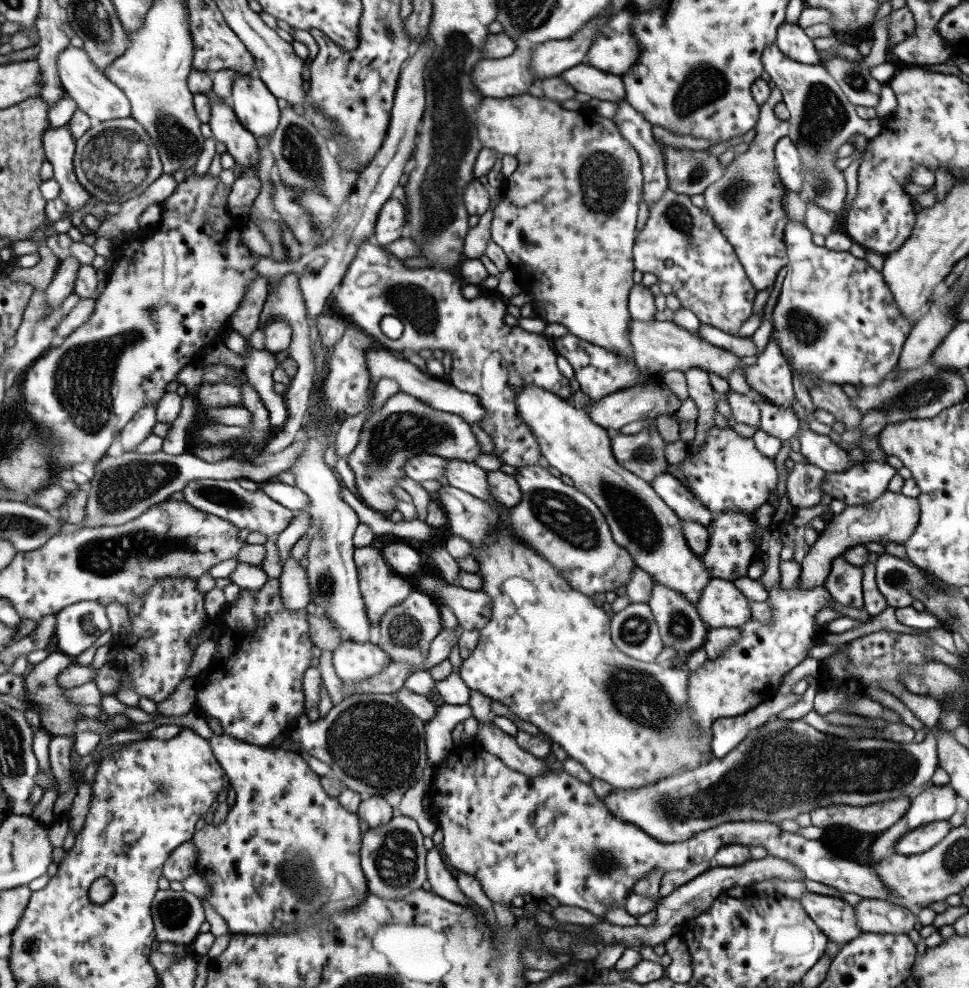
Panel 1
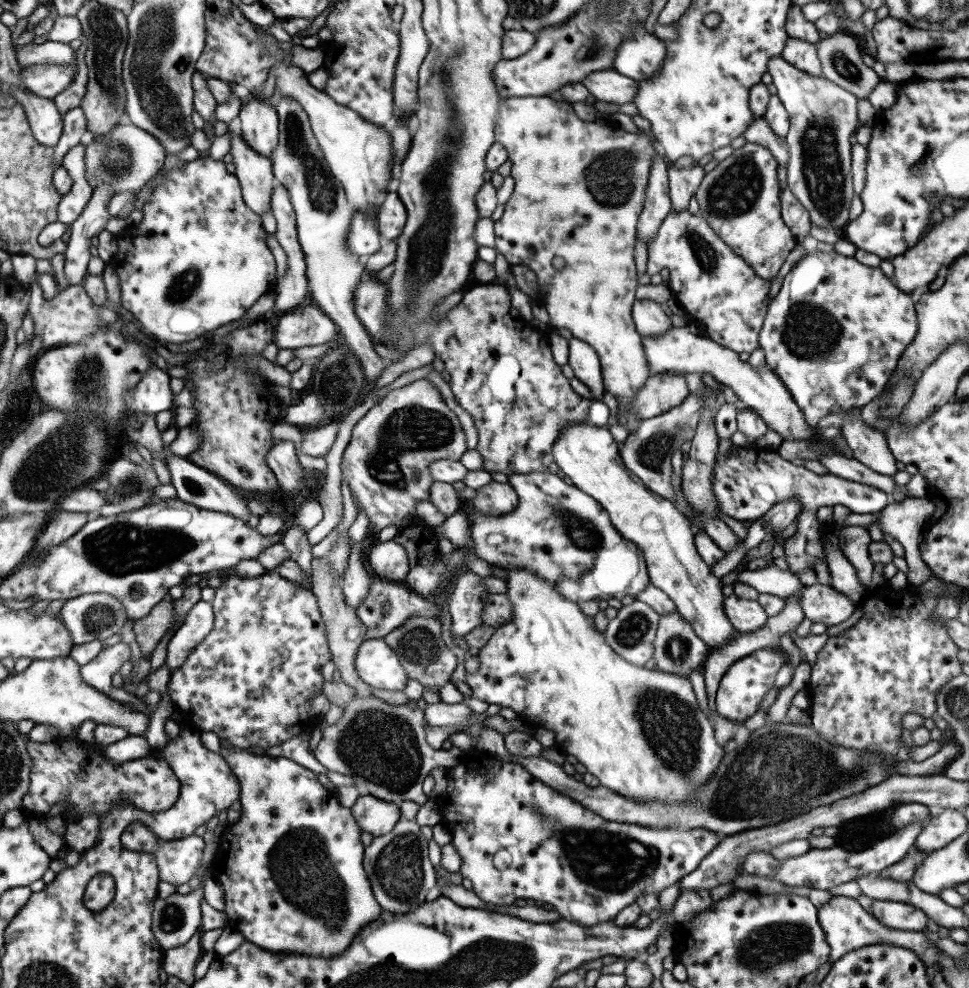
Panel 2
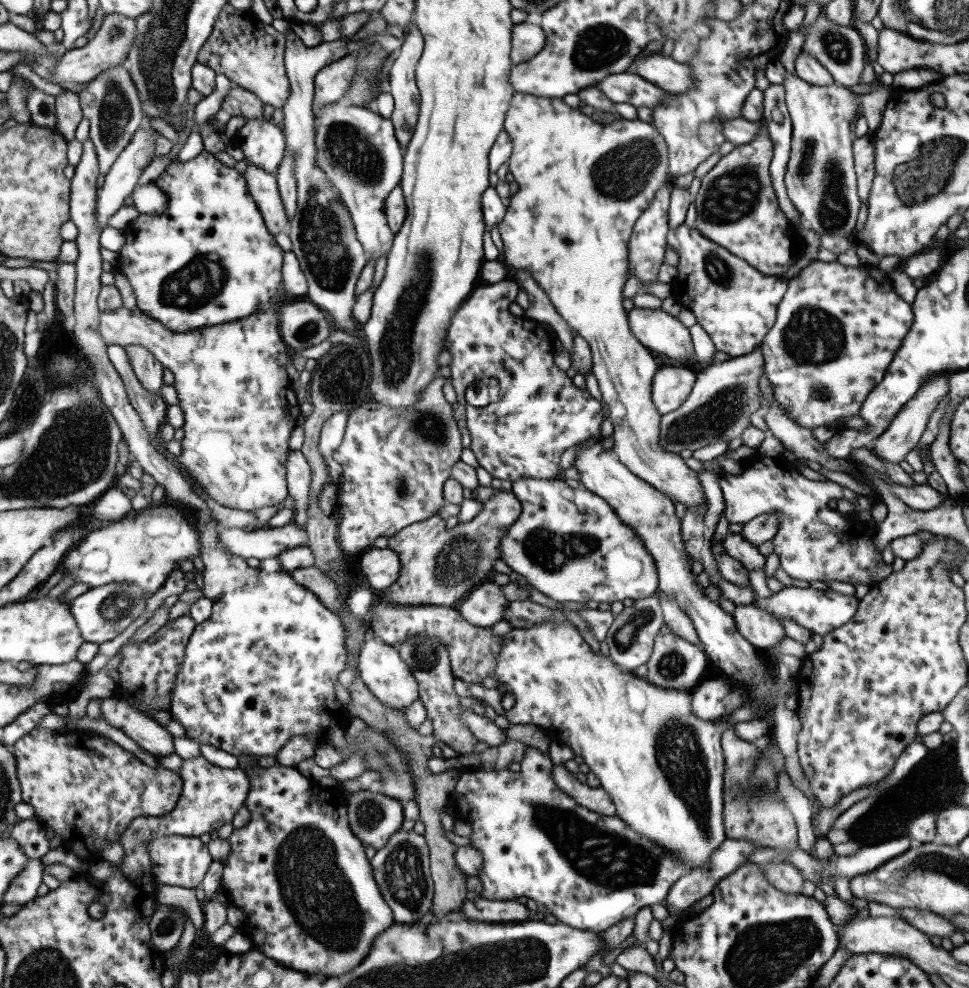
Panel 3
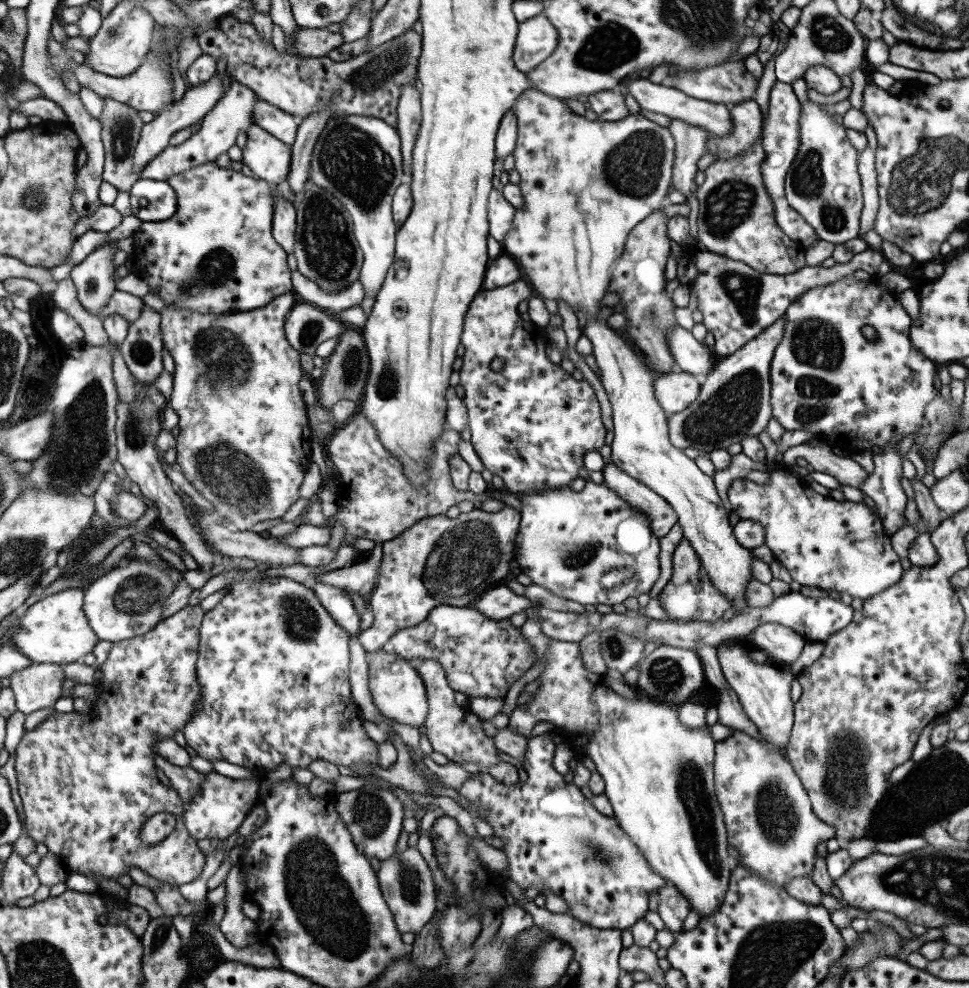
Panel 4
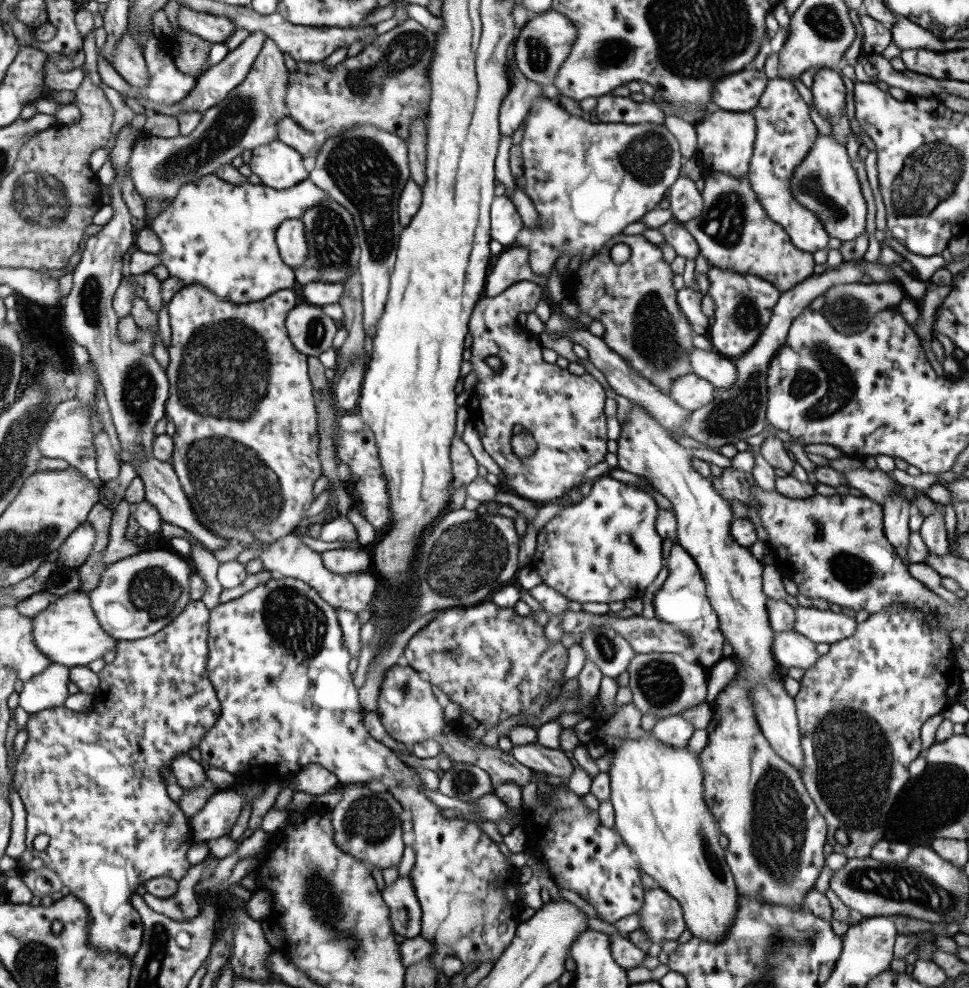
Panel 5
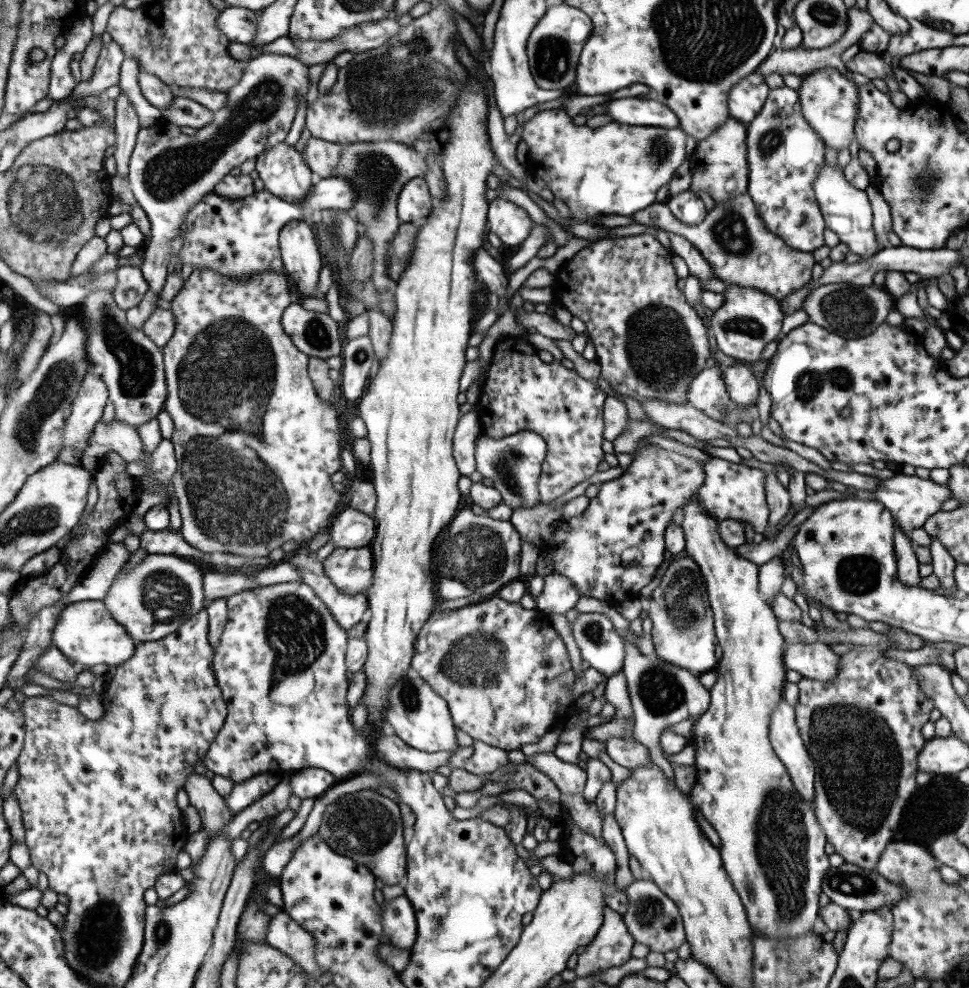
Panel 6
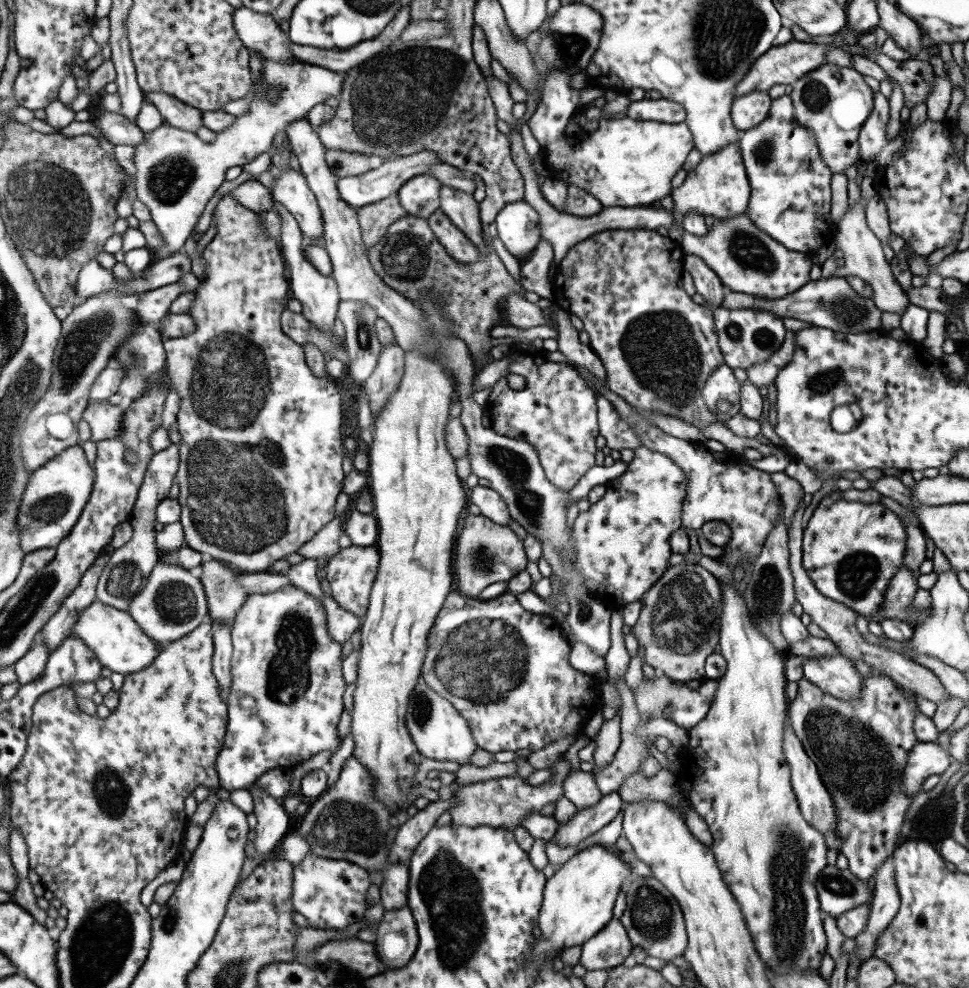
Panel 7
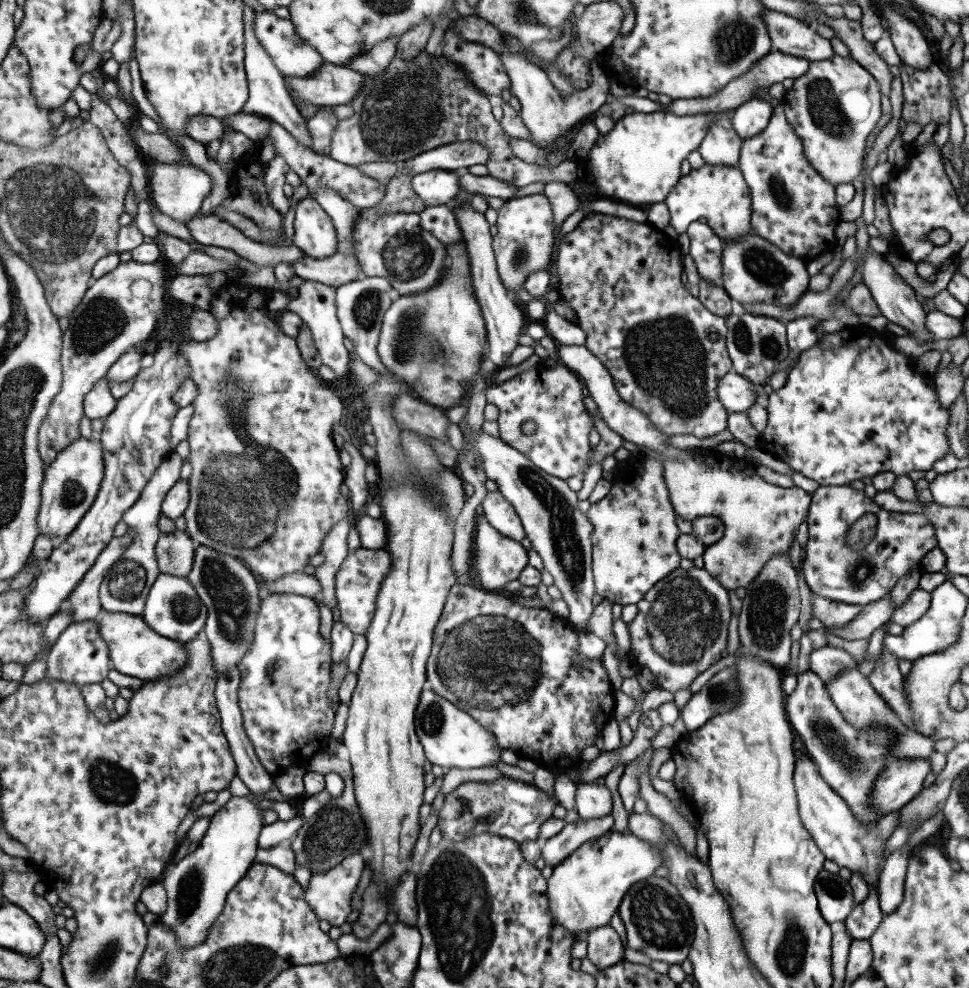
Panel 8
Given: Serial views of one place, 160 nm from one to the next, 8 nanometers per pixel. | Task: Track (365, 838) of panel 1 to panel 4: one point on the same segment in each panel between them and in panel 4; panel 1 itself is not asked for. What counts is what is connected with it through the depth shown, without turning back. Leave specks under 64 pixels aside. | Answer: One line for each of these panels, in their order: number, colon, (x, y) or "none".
2: (400, 875)
3: (401, 868)
4: (405, 881)

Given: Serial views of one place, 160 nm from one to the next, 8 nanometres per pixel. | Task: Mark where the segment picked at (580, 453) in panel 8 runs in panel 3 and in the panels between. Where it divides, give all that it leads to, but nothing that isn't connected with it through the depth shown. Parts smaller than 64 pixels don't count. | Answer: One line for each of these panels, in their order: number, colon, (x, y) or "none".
3: (538, 414)
4: (530, 423)
5: (564, 414)
6: (520, 392)
7: (555, 412)

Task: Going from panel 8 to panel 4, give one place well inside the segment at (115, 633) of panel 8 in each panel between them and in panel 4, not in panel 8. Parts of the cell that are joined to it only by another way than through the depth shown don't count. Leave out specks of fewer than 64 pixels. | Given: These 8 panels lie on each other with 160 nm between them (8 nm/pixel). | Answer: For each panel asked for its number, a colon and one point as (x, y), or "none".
4: (56, 630)
5: (69, 632)
6: (86, 632)
7: (121, 645)

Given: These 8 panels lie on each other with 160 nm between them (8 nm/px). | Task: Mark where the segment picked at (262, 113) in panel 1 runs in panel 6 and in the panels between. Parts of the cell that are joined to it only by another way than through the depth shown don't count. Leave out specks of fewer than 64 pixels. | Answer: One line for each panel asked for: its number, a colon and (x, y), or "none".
2: (258, 121)
3: (261, 142)
4: (268, 158)
5: (278, 166)
6: (284, 173)

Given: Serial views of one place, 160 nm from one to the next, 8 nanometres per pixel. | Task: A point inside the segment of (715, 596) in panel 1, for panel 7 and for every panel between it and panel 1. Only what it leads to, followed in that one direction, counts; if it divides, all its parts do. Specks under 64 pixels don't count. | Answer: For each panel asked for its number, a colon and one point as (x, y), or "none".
2: (744, 615)
3: (762, 630)
4: (783, 645)
5: (790, 649)
6: (816, 661)
7: (835, 675)

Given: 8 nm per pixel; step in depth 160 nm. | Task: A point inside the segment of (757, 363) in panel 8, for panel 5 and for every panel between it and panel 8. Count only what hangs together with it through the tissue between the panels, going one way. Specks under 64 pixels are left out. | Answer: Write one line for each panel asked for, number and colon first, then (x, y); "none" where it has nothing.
5: (743, 304)
6: (748, 319)
7: (746, 336)

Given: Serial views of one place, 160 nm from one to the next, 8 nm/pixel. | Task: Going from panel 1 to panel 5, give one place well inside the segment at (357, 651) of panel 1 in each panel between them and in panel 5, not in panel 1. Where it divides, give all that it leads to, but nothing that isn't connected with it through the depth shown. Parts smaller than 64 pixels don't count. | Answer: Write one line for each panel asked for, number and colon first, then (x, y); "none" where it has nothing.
2: (376, 664)
3: (381, 670)
4: (397, 691)
5: (408, 711)

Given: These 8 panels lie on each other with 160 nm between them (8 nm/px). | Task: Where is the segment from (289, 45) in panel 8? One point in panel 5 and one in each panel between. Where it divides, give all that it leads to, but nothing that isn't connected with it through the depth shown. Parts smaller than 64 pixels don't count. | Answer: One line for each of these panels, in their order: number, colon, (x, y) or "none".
5: (215, 29)
6: (237, 24)
7: (256, 31)

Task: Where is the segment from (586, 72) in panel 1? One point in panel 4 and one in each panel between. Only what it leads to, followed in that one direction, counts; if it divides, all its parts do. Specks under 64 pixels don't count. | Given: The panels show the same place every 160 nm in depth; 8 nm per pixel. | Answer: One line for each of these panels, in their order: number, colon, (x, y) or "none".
2: (607, 85)
3: (627, 87)
4: (658, 98)

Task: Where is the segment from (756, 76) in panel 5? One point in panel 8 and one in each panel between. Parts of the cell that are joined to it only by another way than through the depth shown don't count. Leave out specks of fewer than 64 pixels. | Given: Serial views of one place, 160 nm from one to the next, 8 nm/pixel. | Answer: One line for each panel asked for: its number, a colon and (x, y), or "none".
6: (744, 99)
7: (746, 111)
8: (748, 119)

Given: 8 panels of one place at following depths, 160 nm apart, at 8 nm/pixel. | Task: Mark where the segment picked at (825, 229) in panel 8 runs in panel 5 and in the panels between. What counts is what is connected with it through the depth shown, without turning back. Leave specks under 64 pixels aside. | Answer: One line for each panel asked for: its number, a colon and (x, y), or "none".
5: (784, 133)
6: (783, 153)
7: (790, 186)

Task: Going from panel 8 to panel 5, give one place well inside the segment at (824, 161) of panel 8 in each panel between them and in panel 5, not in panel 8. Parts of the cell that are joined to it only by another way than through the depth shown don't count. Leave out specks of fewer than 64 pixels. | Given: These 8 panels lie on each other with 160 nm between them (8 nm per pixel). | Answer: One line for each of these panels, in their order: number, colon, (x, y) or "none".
5: (828, 93)
6: (828, 98)
7: (833, 102)

